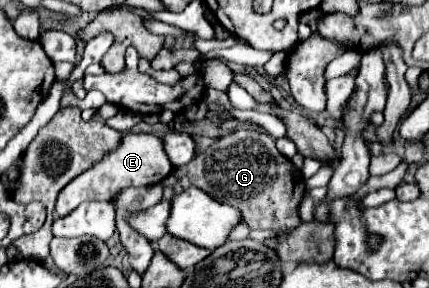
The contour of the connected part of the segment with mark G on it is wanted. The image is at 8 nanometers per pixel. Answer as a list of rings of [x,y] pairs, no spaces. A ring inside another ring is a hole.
[[[232,131],[182,167],[182,175],[188,175],[192,185],[218,203],[240,209],[250,229],[288,231],[300,223],[298,205],[306,193],[302,175],[292,161],[276,149],[276,141],[264,131]]]

